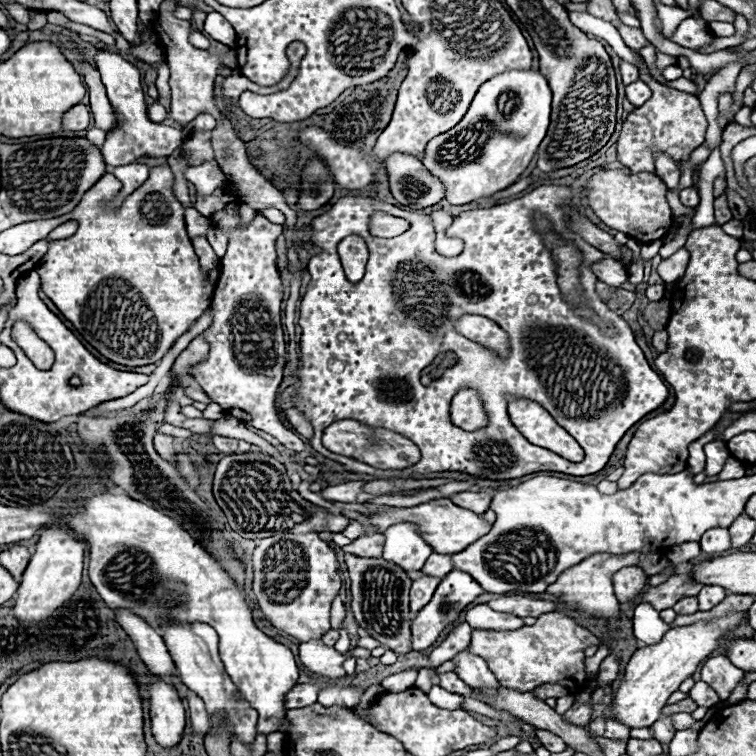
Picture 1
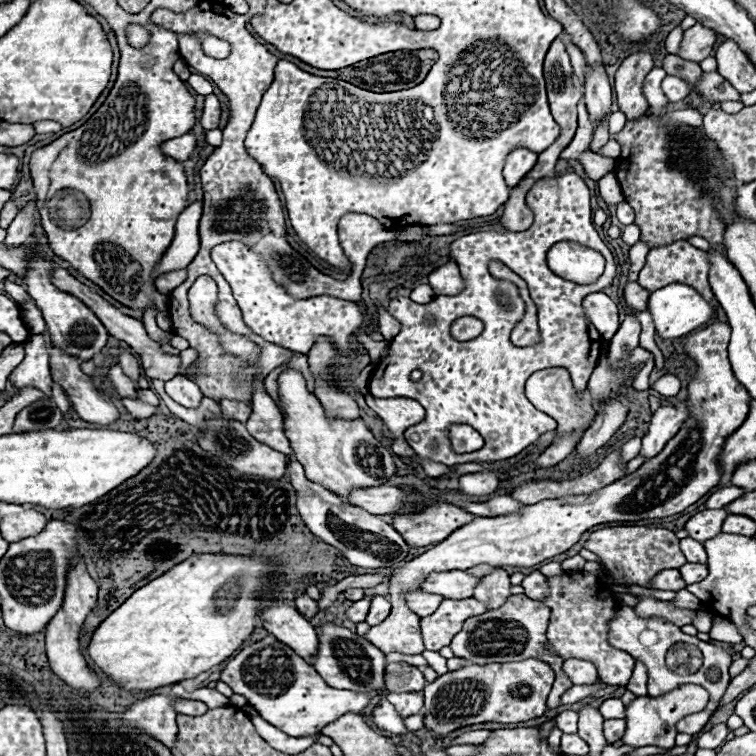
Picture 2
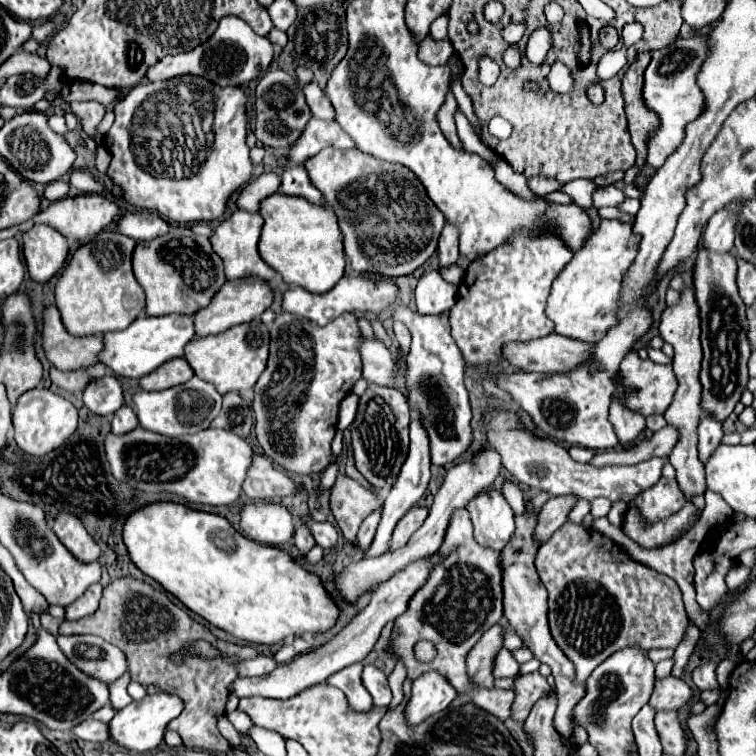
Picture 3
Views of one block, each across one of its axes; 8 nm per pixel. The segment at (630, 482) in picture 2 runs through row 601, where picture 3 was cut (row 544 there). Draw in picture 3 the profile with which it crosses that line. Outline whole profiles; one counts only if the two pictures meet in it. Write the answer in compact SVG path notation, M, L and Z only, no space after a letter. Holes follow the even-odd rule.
M414 506L414 508L410 508L404 514L404 518L396 524L396 528L394 528L390 550L402 548L408 542L408 538L418 530L418 526L422 526L422 522L426 520L426 514L428 514L426 506Z

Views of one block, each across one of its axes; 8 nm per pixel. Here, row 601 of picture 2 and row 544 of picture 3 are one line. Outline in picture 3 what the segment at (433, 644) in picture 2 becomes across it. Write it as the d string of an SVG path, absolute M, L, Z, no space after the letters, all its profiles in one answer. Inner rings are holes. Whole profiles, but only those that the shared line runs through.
M464 508L454 512L440 550L446 552L448 558L436 568L432 568L428 582L412 596L408 610L394 620L394 630L392 630L394 654L404 660L408 668L408 676L412 680L418 678L422 672L434 668L440 674L444 674L460 694L468 694L476 706L488 710L500 720L508 720L512 716L514 692L496 686L482 688L472 682L466 670L468 652L482 638L482 634L490 630L494 624L498 624L500 618L504 616L500 554L490 548L478 546L474 542L472 522L468 510ZM420 640L428 640L436 646L434 662L418 662L414 658L414 646Z

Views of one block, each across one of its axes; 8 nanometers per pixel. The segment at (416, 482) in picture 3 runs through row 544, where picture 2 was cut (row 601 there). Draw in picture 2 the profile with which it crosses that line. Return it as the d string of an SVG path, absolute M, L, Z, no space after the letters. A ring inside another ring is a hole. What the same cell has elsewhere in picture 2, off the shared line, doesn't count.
M376 596L376 598L372 598L370 612L366 616L366 624L368 626L380 624L388 614L390 614L390 600L386 596Z

